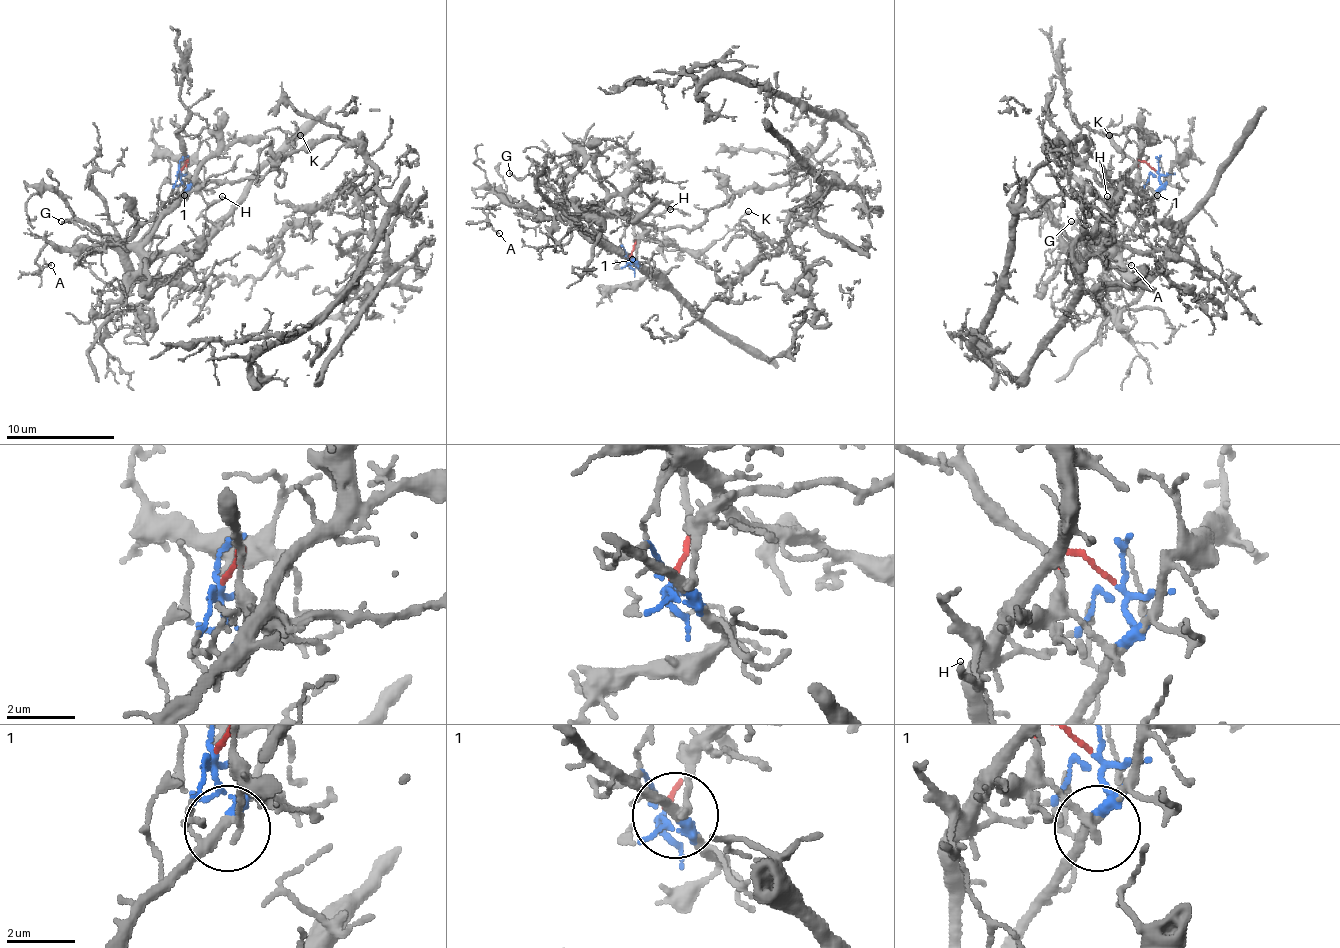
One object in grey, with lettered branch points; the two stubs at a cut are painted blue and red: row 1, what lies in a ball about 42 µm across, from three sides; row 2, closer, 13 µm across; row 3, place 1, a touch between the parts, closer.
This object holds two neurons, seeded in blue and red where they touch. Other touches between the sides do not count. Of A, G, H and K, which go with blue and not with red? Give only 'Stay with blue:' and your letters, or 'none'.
Stay with blue: A, G, H, K

